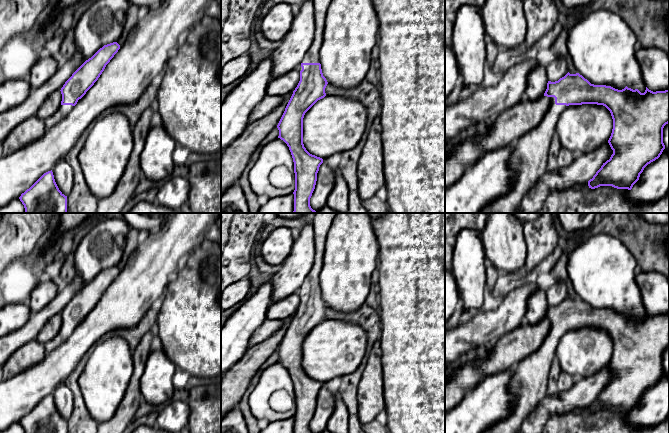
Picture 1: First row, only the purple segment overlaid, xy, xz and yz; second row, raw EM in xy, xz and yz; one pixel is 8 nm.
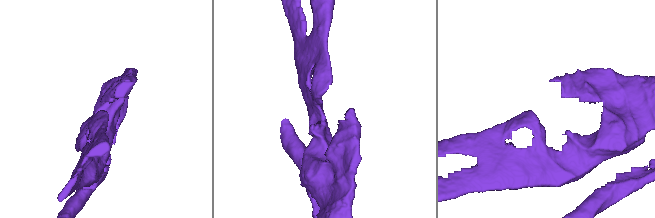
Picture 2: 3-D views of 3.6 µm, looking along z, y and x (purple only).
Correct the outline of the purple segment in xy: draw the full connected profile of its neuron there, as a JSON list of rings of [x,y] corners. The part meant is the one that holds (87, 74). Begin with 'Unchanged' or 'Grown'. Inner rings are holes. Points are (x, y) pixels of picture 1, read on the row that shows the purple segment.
Grown. [[[117,42],[104,45],[72,74],[60,90],[62,94],[60,107],[54,114],[44,120],[46,128],[53,127],[72,111],[78,100],[98,80],[106,65],[119,49],[120,45]]]

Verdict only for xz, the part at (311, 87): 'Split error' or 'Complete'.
Split error

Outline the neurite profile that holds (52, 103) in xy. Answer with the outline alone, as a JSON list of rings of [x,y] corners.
[[[58,90],[53,92],[39,108],[36,116],[44,121],[58,110],[58,108],[61,105],[61,101],[62,101],[61,91]]]

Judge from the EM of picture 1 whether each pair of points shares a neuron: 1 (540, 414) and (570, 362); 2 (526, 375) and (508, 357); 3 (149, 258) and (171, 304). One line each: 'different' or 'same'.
1: different
2: different
3: different

